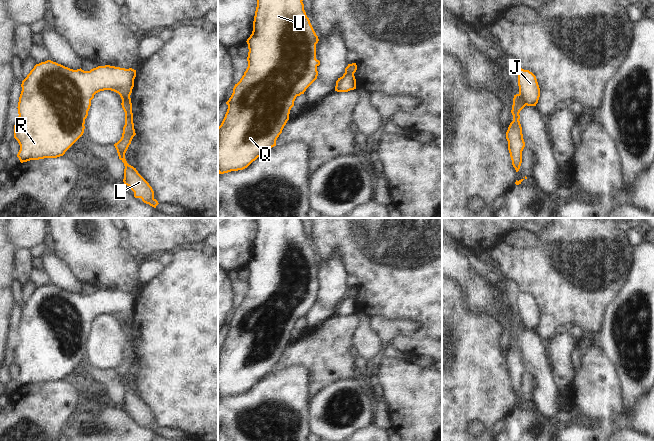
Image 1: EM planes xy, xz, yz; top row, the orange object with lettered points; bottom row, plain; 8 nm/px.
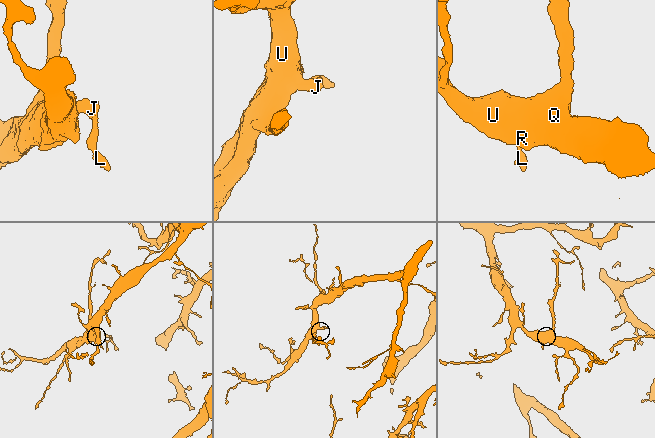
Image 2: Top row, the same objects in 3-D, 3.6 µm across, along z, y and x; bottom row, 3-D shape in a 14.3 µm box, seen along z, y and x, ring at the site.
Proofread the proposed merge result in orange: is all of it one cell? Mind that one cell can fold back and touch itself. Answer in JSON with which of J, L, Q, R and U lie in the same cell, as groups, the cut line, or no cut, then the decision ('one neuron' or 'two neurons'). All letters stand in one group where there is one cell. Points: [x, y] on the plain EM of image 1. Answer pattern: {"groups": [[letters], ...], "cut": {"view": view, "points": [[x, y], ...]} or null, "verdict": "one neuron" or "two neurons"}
{"groups": [["J", "Q", "R", "U"], ["L"]], "cut": {"view": "yz", "points": [[518, 318], [525, 329]]}, "verdict": "two neurons"}

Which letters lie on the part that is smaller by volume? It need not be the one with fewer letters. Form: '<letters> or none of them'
L

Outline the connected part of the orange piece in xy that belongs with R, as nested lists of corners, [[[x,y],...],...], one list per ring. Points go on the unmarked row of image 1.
[[[47,284],[36,288],[22,305],[18,326],[18,344],[14,349],[14,362],[20,369],[17,378],[20,386],[57,382],[83,359],[85,343],[94,319],[111,314],[121,321],[129,321],[134,311],[136,294],[110,289],[98,290],[90,295],[70,293]]]

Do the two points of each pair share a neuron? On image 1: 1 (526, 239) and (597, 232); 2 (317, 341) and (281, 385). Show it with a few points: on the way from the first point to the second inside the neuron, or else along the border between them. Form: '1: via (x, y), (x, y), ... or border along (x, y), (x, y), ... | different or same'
1: via (544, 239), (579, 239) | same
2: border along (276, 368), (302, 366), (308, 372), (310, 386) | different

